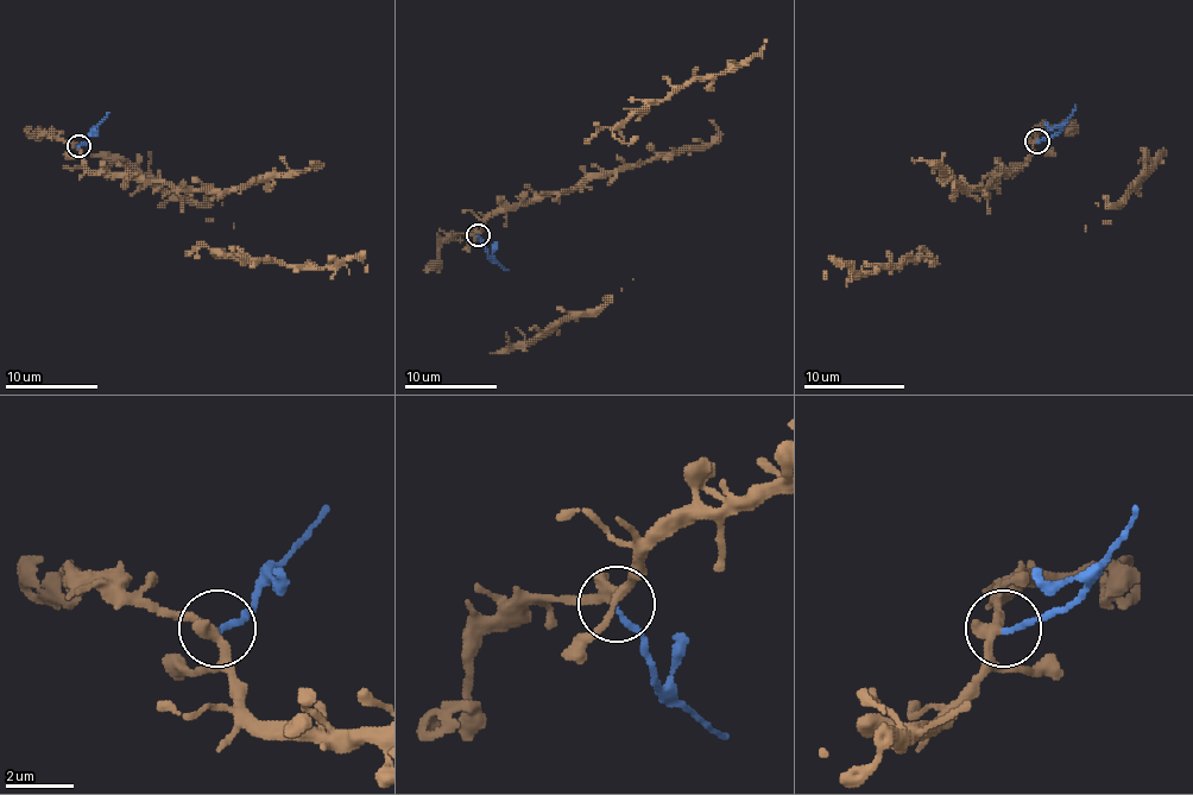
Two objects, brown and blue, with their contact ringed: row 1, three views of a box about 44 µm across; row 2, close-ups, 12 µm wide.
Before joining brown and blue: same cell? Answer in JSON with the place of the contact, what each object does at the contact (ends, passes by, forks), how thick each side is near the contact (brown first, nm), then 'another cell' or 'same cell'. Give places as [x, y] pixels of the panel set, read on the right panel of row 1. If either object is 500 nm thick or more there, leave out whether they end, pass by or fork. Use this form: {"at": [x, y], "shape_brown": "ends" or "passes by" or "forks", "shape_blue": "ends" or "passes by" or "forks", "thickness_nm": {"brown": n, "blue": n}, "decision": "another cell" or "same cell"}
{"at": [1037, 140], "shape_brown": "passes by", "shape_blue": "ends", "thickness_nm": {"brown": 340, "blue": 160}, "decision": "another cell"}

